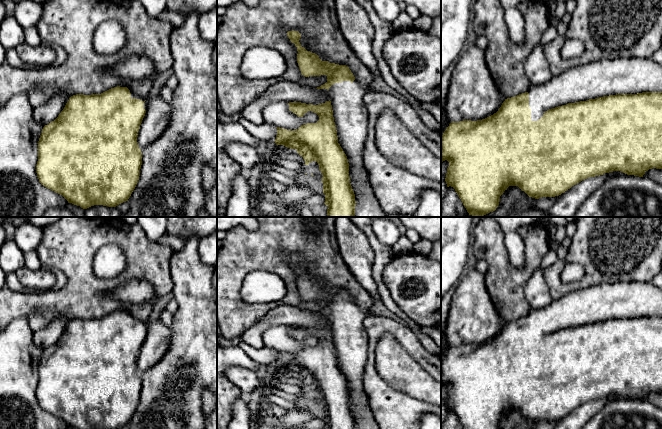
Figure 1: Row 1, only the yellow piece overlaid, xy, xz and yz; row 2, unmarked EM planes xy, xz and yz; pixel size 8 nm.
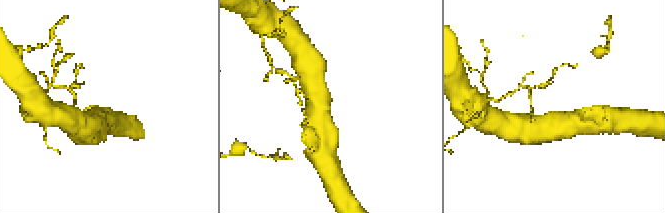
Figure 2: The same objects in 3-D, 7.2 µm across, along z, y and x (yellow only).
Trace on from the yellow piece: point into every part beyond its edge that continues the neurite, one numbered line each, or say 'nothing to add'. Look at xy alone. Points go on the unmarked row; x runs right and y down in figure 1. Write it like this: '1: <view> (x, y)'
1: xy (133, 319)

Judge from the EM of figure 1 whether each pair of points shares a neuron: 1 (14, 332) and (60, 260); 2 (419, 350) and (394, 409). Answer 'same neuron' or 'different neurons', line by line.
1: different neurons
2: same neuron

